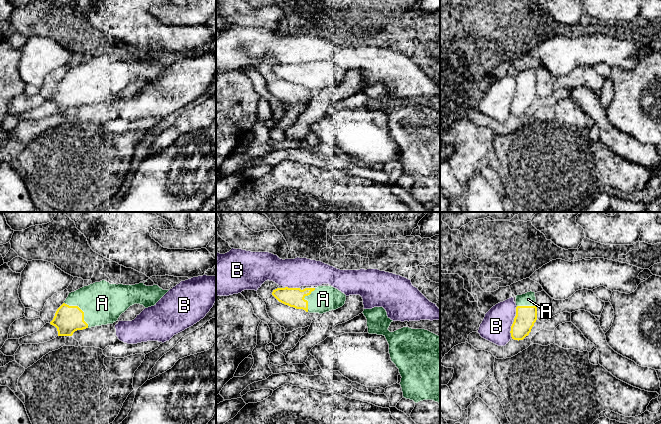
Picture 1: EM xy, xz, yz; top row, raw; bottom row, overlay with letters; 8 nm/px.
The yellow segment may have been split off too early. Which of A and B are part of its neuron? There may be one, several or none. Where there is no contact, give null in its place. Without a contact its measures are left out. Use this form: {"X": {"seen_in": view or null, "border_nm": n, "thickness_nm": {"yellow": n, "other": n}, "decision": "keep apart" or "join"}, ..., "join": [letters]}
{"A": {"seen_in": "xy", "border_nm": 280, "thickness_nm": {"yellow": 220, "other": 340}, "decision": "join"}, "B": {"seen_in": "yz", "border_nm": 120, "thickness_nm": {"yellow": 170, "other": 240}, "decision": "keep apart"}, "join": ["A"]}

